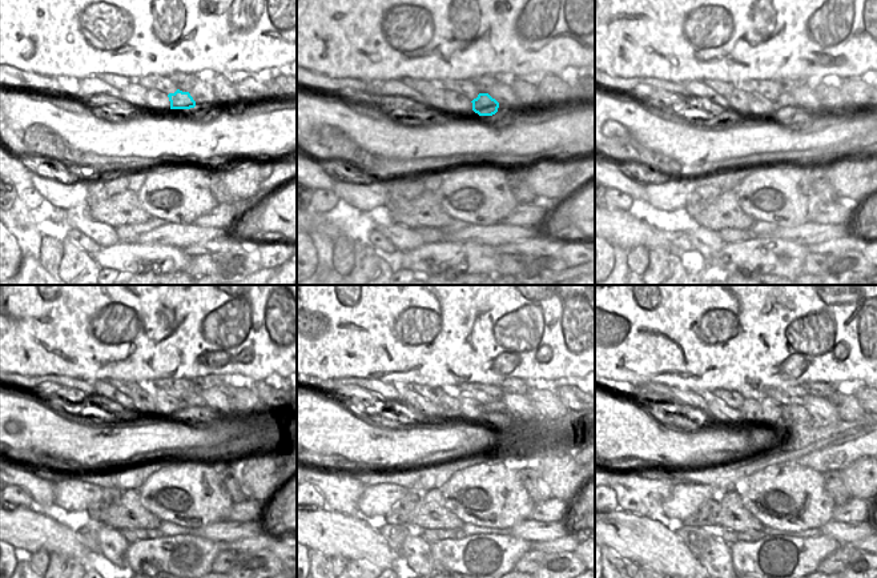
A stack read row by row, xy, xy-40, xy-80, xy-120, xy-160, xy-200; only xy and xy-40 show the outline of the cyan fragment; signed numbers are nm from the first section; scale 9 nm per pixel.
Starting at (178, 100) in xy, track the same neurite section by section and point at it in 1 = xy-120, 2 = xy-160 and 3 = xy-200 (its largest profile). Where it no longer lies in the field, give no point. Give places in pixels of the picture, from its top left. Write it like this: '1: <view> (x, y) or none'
1: xy-120 (190, 406)
2: xy-160 (497, 409)
3: xy-200 (791, 416)

